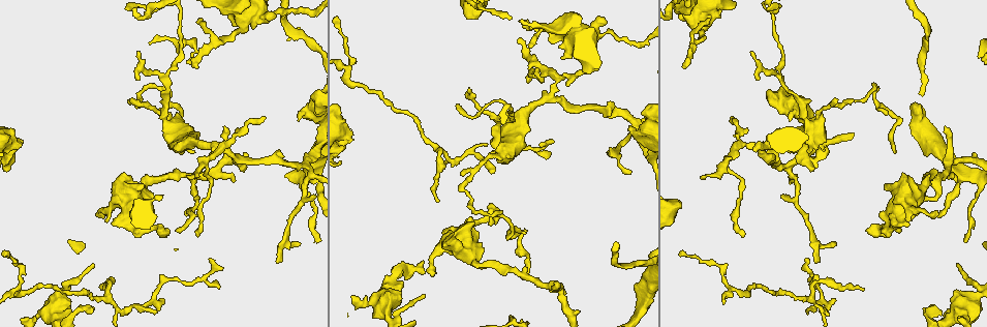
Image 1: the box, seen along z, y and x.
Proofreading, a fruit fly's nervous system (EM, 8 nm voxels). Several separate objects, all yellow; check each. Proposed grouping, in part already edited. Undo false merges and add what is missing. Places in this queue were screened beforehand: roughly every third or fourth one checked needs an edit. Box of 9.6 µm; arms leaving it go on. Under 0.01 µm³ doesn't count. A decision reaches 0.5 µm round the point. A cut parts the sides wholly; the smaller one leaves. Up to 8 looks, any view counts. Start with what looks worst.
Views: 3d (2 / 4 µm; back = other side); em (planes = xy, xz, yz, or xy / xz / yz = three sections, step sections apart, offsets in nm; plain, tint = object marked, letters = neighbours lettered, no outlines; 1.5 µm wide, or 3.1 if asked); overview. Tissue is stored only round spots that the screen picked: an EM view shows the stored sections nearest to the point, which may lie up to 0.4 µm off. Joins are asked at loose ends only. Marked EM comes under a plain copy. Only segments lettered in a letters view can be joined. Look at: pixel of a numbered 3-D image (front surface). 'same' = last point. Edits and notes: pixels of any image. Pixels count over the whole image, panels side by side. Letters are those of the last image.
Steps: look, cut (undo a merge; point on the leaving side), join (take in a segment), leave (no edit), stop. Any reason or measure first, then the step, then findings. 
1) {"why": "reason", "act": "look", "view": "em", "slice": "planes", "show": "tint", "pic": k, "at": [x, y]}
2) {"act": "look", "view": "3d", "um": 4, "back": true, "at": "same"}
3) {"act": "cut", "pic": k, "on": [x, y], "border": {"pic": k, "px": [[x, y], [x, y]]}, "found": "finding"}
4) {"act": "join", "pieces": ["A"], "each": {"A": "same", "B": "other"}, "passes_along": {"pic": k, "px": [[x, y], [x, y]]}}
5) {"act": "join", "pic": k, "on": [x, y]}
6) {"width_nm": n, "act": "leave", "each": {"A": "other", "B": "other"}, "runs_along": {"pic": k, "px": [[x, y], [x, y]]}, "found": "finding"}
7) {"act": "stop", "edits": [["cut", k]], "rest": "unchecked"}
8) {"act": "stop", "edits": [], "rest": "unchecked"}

{"why": "free end", "act": "look", "view": "em", "slice": "yz", "step": 4, "show": "tint", "pic": 1, "at": [679, 202]}

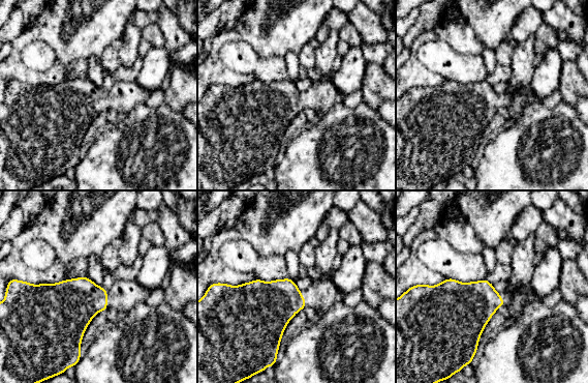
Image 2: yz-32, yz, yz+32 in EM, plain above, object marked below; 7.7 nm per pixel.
{"act": "look", "view": "em", "slice": "planes", "show": "letters", "at": "same"}

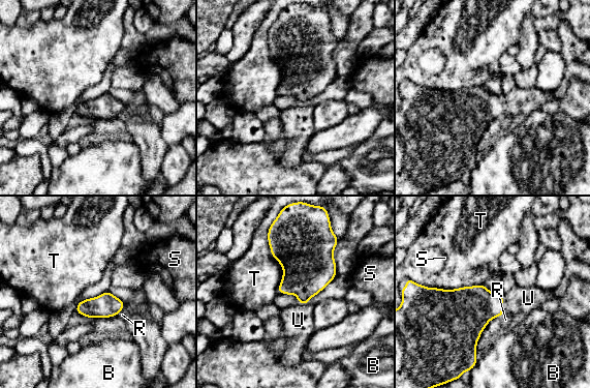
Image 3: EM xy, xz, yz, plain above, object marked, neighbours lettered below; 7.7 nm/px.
{"act": "join", "pic": 3, "on": [519, 299], "each": {"B": "other", "R": "other", "S": "other", "T": "other", "U": "same"}, "found": "it goes on there"}

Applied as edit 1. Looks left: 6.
{"why": "see it whole again", "act": "look", "view": "overview"}

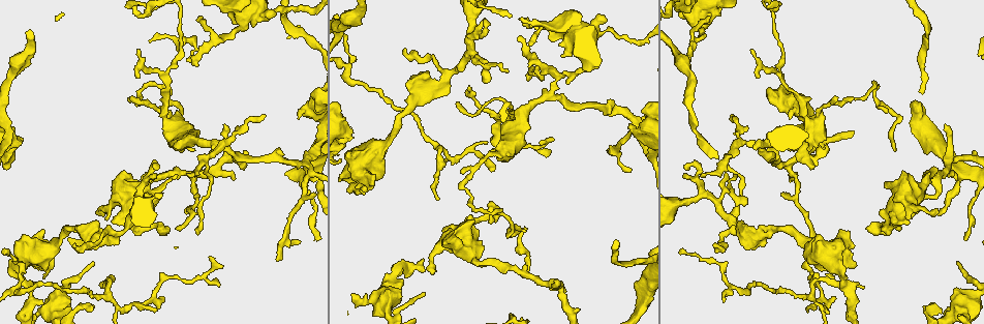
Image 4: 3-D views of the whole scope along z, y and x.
{"why": "stops while still wide", "act": "look", "view": "em", "slice": "yz", "step": 4, "show": "tint", "pic": 4, "at": [834, 277]}

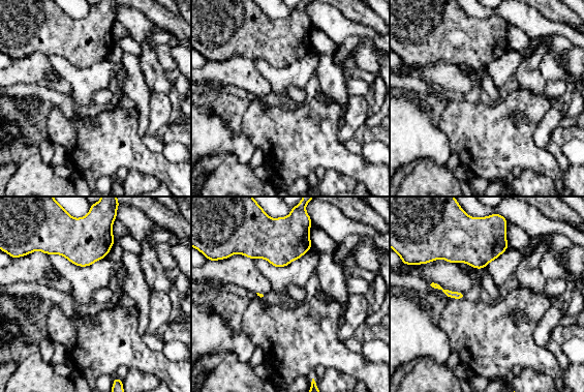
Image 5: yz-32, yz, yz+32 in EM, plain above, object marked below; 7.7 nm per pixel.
{"act": "look", "view": "em", "slice": "yz", "step": 4, "show": "letters", "at": "same"}

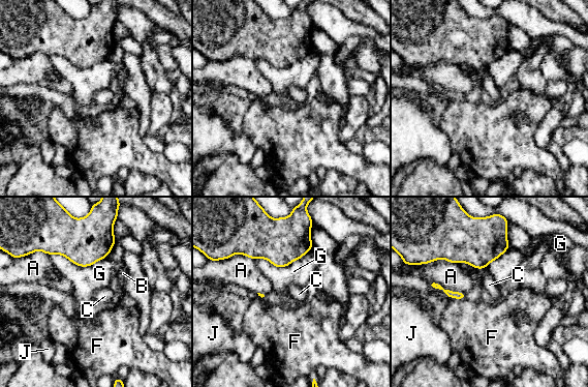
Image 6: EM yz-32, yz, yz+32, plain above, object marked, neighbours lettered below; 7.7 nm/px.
{"act": "leave", "each": {"A": "other", "B": "other", "C": "other", "F": "other", "G": "other", "J": "other"}, "border": {"pic": 6, "px": [[451, 297], [465, 299]]}, "found": "no lettered segment goes on from it"}

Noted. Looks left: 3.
{"why": "an open end", "act": "look", "view": "em", "slice": "xz", "step": 4, "show": "letters", "pic": 4, "at": [884, 234]}

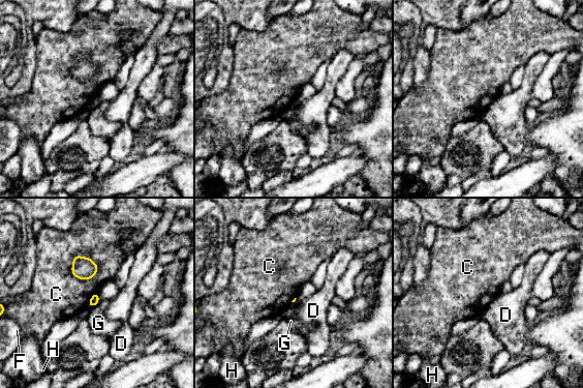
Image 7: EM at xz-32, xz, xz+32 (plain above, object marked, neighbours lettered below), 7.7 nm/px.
{"act": "look", "view": "em", "slice": "planes", "show": "letters", "at": "same"}

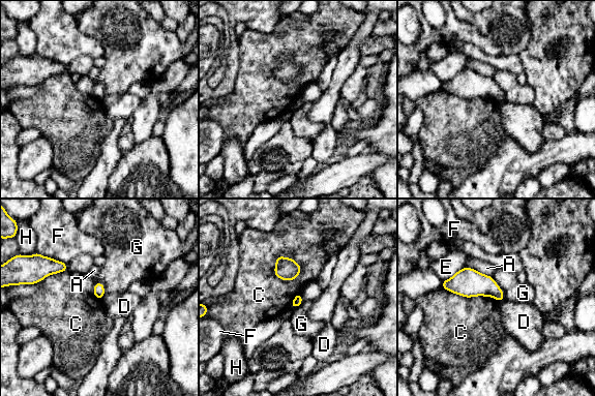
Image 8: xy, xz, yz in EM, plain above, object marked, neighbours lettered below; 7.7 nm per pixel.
{"longest_contact_nm": ["C", 240], "act": "leave", "each": {"A": "other", "C": "other", "D": "other", "E": "other", "F": "other", "G": "other", "H": "other"}, "found": "no lettered segment goes on from it"}

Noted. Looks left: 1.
{"why": "branch stops here", "act": "look", "view": "em", "slice": "planes", "show": "letters", "pic": 4, "at": [194, 150]}

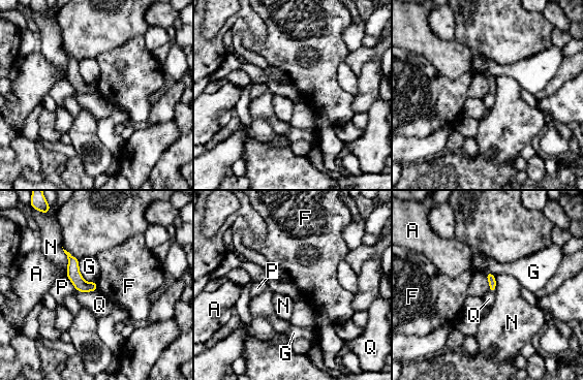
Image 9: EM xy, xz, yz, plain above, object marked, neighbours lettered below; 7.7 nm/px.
{"longest_contact_nm": ["G", 220], "act": "leave", "each": {"A": "other", "F": "other", "G": "other", "N": "other", "P": "other", "Q": "other"}, "runs_along": {"pic": 9, "px": [[70, 258], [73, 275], [94, 288]]}, "found": "no lettered segment goes on from it"}

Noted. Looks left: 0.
{"act": "stop", "edits": [["join", 3]], "rest": "unchecked"}

